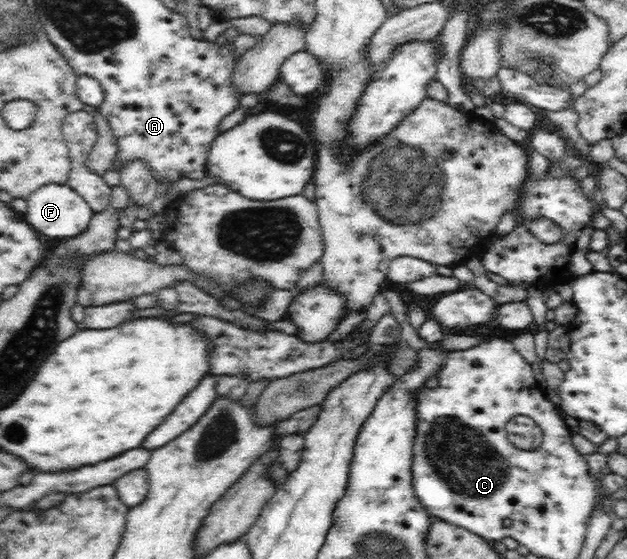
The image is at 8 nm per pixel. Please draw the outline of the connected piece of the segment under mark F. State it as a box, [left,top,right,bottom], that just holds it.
[23,184,95,241]

